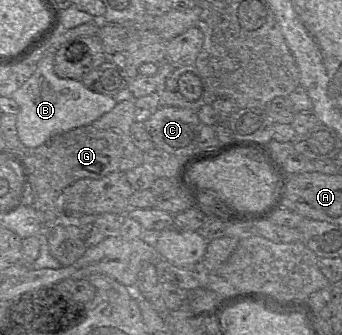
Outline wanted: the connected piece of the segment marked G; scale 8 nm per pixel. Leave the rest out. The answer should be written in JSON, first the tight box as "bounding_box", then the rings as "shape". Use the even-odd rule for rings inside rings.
{"bounding_box":[18,100,143,192],"shape":[[[134,100],[117,102],[114,108],[93,123],[52,137],[36,148],[18,149],[26,163],[29,187],[35,192],[62,192],[83,178],[102,178],[114,172],[127,172],[143,164],[143,152],[133,143]]]}

